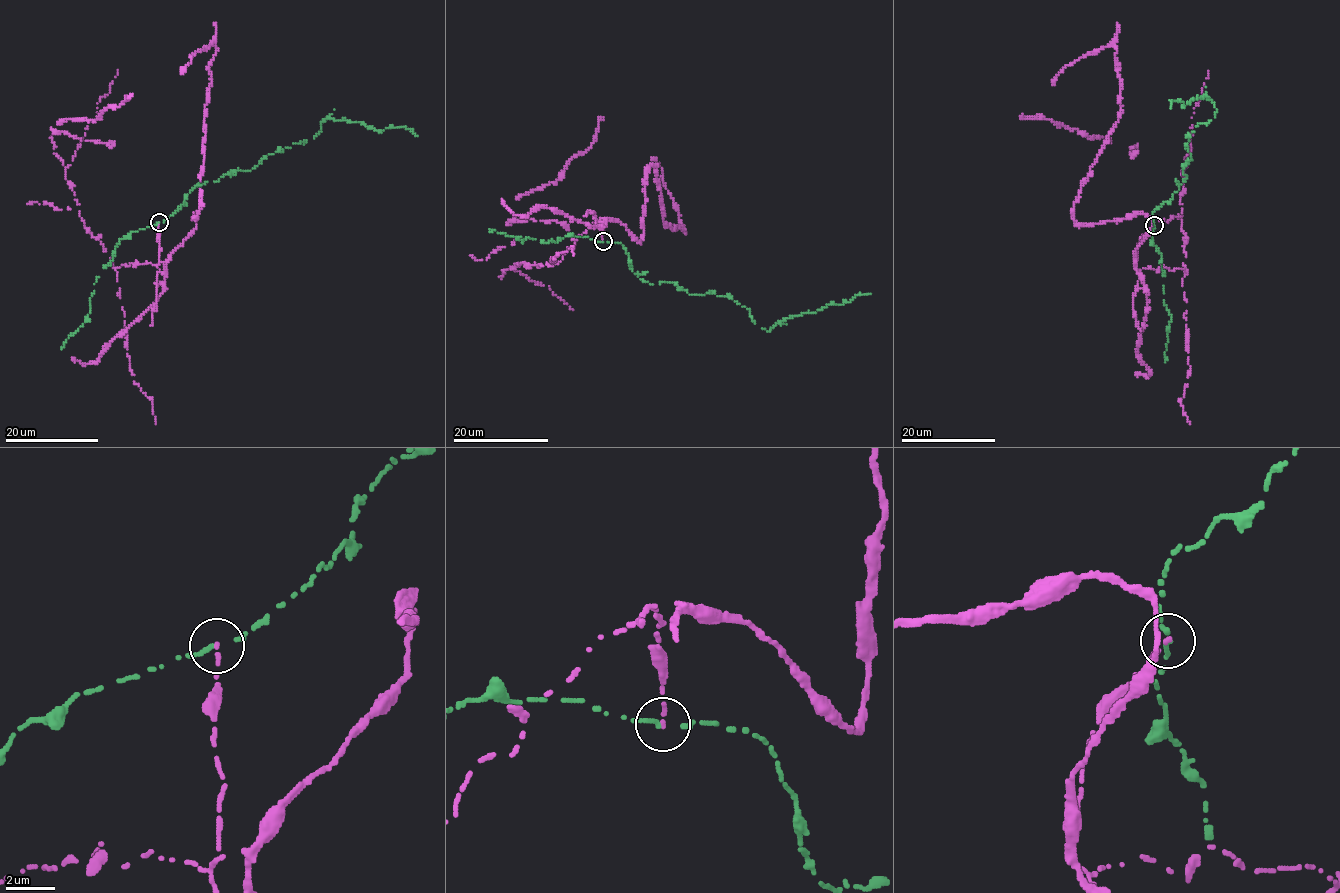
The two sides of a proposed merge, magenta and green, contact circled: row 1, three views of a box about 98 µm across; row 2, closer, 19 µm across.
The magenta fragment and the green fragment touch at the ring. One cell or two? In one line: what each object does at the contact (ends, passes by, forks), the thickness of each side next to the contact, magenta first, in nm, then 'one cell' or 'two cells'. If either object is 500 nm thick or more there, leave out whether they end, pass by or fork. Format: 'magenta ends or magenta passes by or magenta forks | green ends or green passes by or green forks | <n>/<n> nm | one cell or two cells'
magenta ends | green ends | 140/200 nm | two cells

